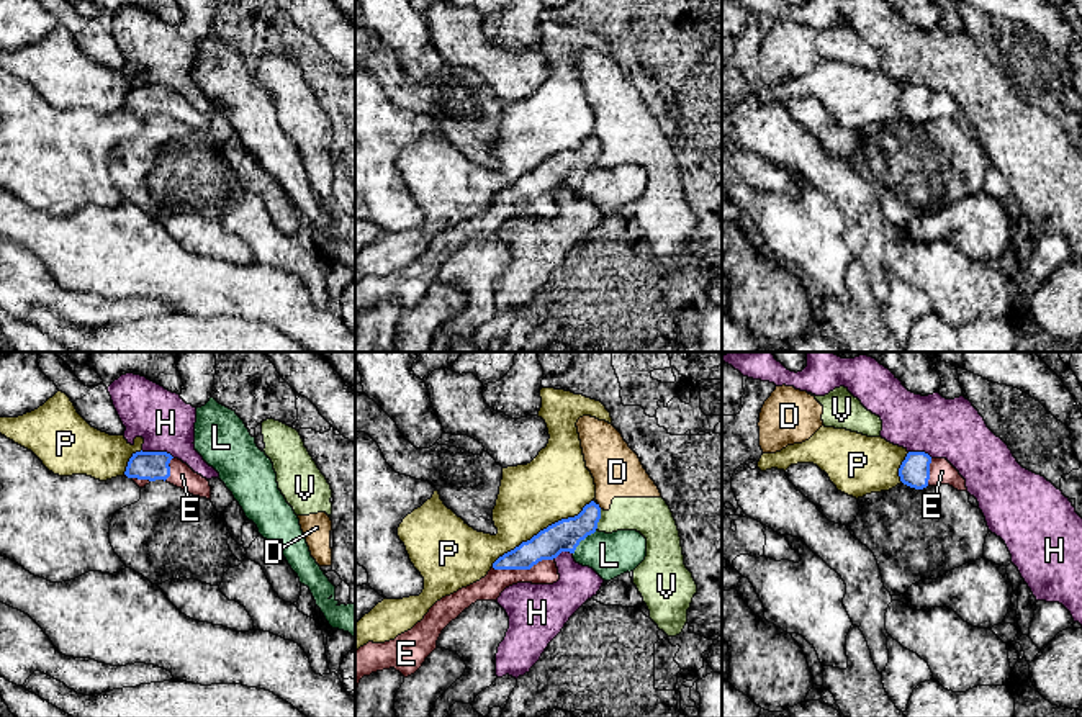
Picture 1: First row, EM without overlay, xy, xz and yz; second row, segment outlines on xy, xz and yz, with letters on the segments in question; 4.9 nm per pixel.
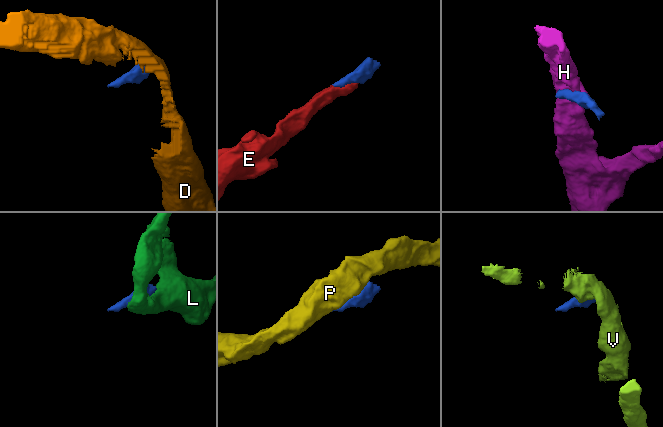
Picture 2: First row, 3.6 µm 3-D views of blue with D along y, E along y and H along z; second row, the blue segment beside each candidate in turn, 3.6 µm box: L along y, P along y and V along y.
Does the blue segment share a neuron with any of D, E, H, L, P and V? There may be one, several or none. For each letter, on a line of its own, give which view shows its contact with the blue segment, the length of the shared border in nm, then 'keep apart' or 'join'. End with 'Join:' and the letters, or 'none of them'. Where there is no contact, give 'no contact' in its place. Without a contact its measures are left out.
D: meets blue in xz; contact 40 nm long; keep apart
E: meets blue in xz; contact 320 nm long; join
H: meets blue in xy; contact 170 nm long; keep apart
L: meets blue in xz; contact 170 nm long; keep apart
P: meets blue in xz; contact 600 nm long; keep apart
V: meets blue in xz; contact 110 nm long; keep apart
Join: E

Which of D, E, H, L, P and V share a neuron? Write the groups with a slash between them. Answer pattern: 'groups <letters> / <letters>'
groups D V / E / H / L / P

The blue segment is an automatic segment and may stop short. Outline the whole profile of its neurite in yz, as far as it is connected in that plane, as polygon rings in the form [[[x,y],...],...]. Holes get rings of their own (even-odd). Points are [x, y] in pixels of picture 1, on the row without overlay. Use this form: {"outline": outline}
{"outline": [[[908,85],[899,101],[900,115],[910,121],[949,118],[958,124],[967,124],[966,113],[946,92],[931,92],[925,85]]]}

